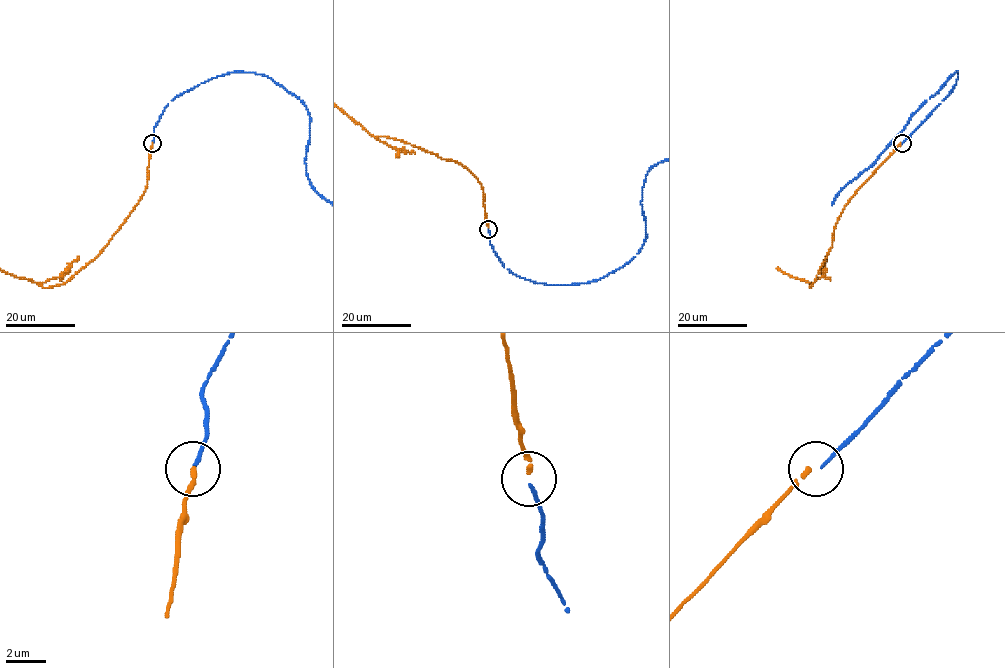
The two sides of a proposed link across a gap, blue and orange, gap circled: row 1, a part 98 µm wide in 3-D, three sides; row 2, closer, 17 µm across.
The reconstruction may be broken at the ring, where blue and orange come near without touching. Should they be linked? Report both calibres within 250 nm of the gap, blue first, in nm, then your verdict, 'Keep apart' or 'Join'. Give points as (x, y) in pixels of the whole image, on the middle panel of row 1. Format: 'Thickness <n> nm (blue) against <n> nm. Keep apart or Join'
Thickness 160 nm (blue) against 240 nm. Keep apart

